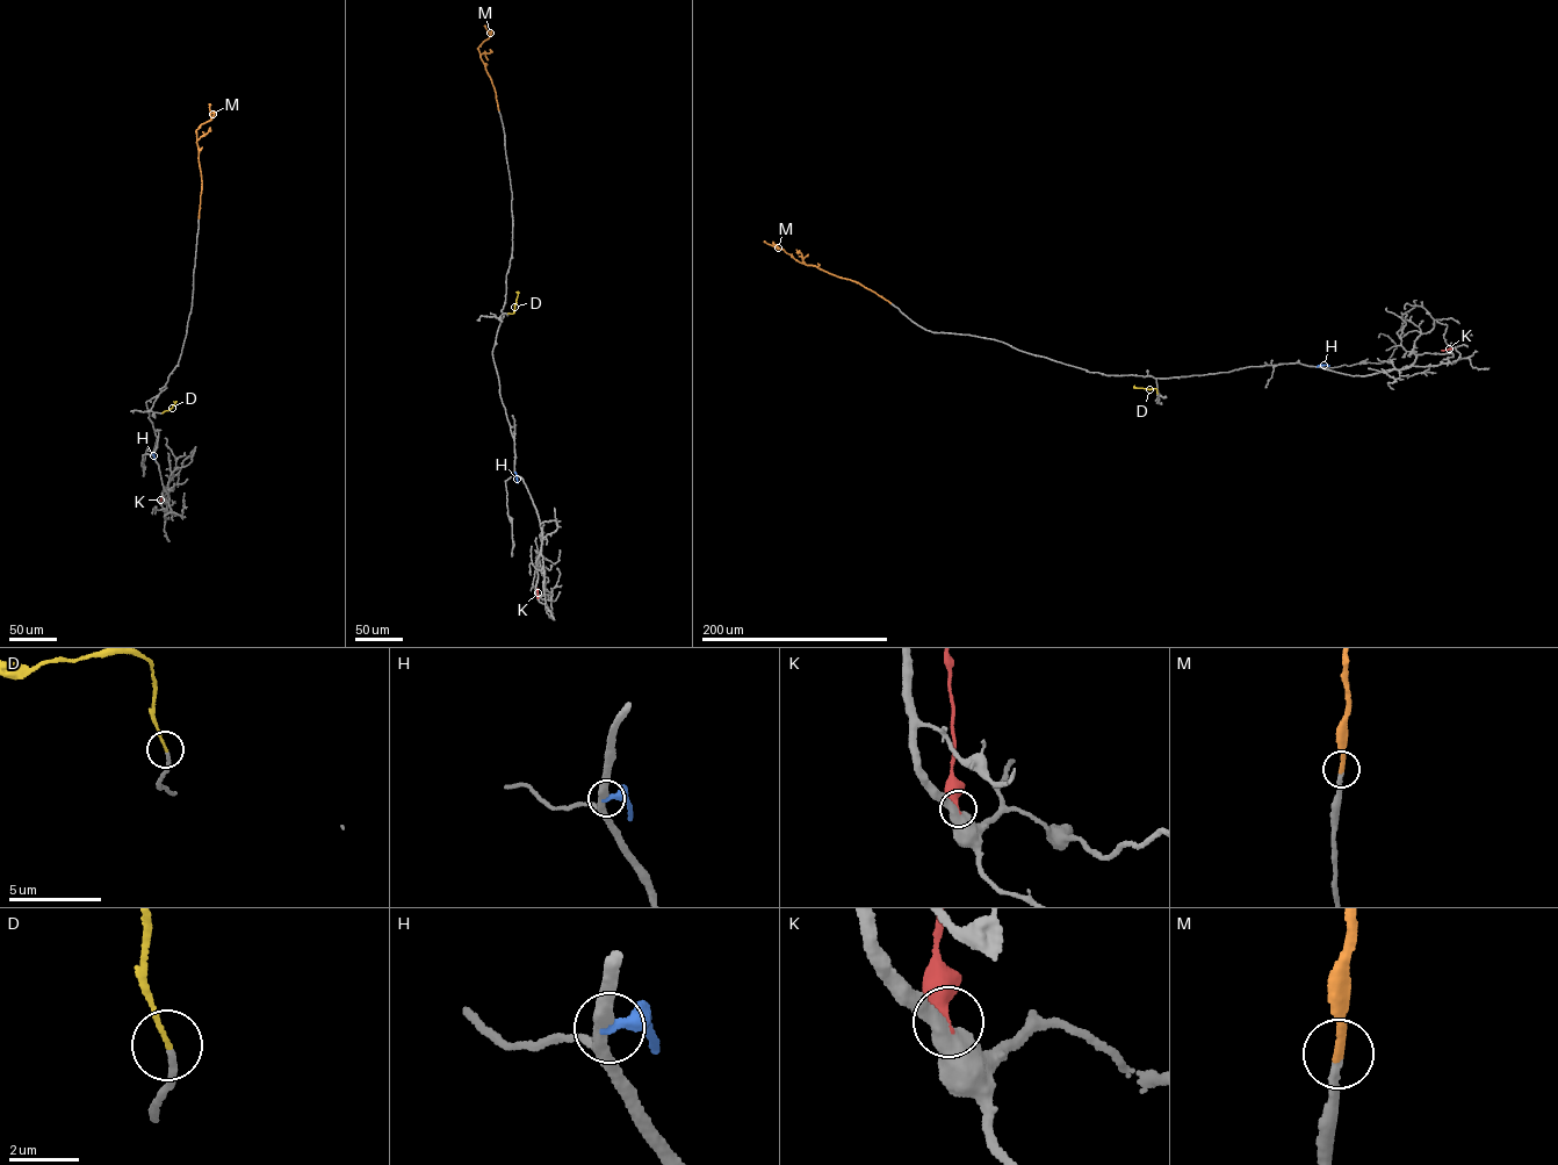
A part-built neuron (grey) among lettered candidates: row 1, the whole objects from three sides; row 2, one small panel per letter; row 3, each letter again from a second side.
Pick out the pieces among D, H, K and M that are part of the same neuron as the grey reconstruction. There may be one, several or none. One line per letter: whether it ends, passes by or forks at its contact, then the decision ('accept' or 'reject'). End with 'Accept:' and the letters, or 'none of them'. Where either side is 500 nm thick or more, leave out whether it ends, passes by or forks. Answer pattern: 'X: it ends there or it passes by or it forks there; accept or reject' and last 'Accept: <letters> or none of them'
D: it ends there; accept
H: it ends there; reject
K: reject
M: it ends there; accept
Accept: D, M

